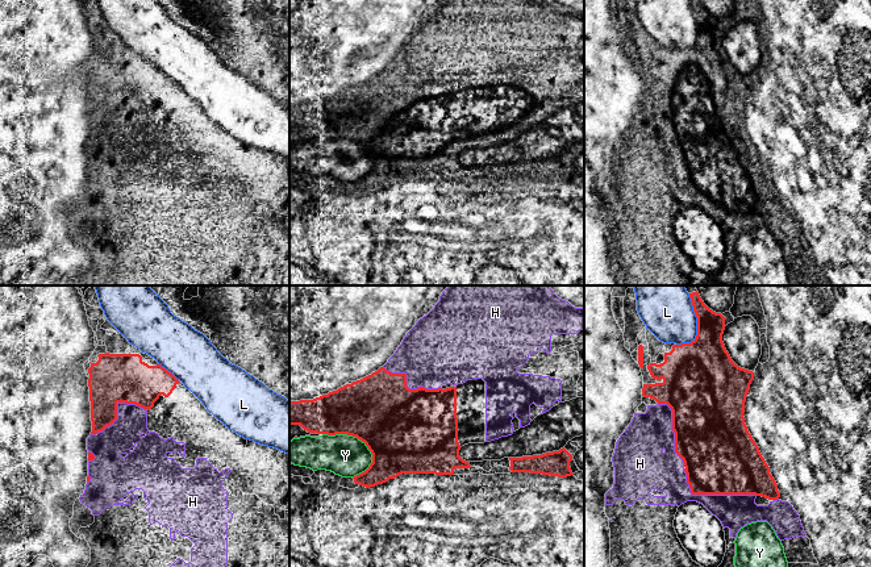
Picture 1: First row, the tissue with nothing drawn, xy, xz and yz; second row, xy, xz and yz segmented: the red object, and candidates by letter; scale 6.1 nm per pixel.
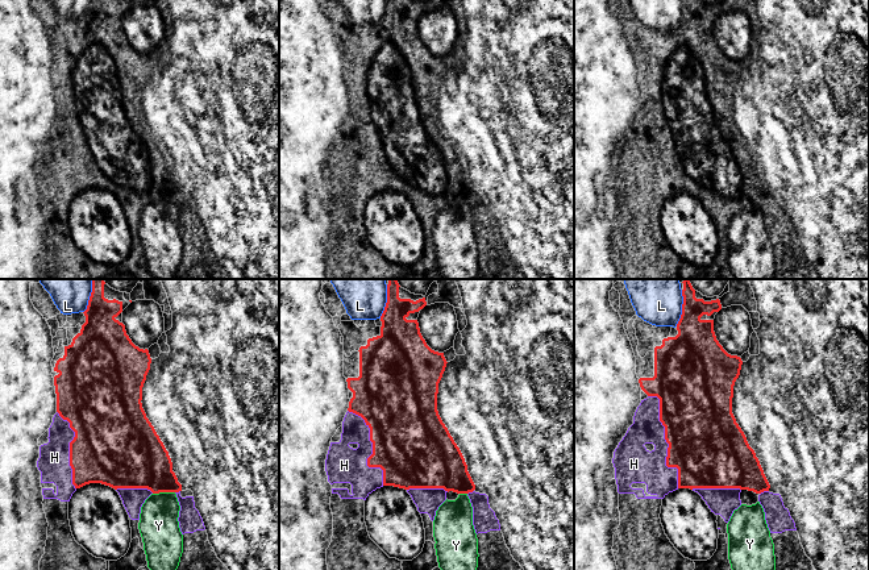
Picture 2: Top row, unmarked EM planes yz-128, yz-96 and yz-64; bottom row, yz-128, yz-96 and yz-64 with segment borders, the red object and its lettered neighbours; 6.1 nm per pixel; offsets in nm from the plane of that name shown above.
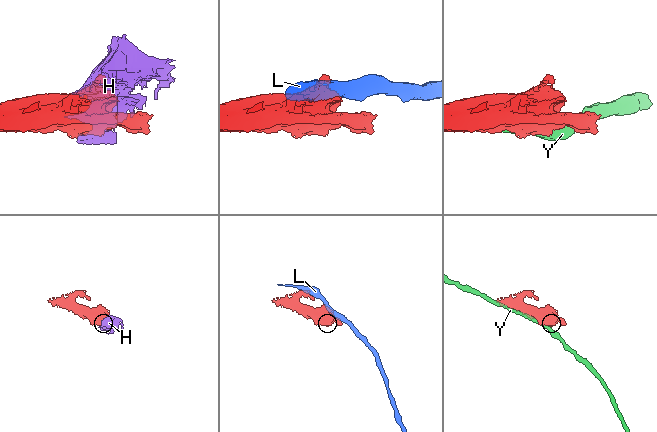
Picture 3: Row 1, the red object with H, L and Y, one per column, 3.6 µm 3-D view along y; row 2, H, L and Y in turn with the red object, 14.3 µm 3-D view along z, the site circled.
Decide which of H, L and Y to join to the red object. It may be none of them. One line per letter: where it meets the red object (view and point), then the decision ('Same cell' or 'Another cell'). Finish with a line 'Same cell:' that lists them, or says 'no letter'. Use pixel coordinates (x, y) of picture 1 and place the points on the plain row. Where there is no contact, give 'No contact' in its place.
H: Touches red at yz (712, 199). Same cell
L: Touches red at yz (697, 30). Another cell
Y: Touches red at xz (353, 141). Another cell
Same cell: H

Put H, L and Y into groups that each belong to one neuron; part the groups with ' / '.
H / L / Y

